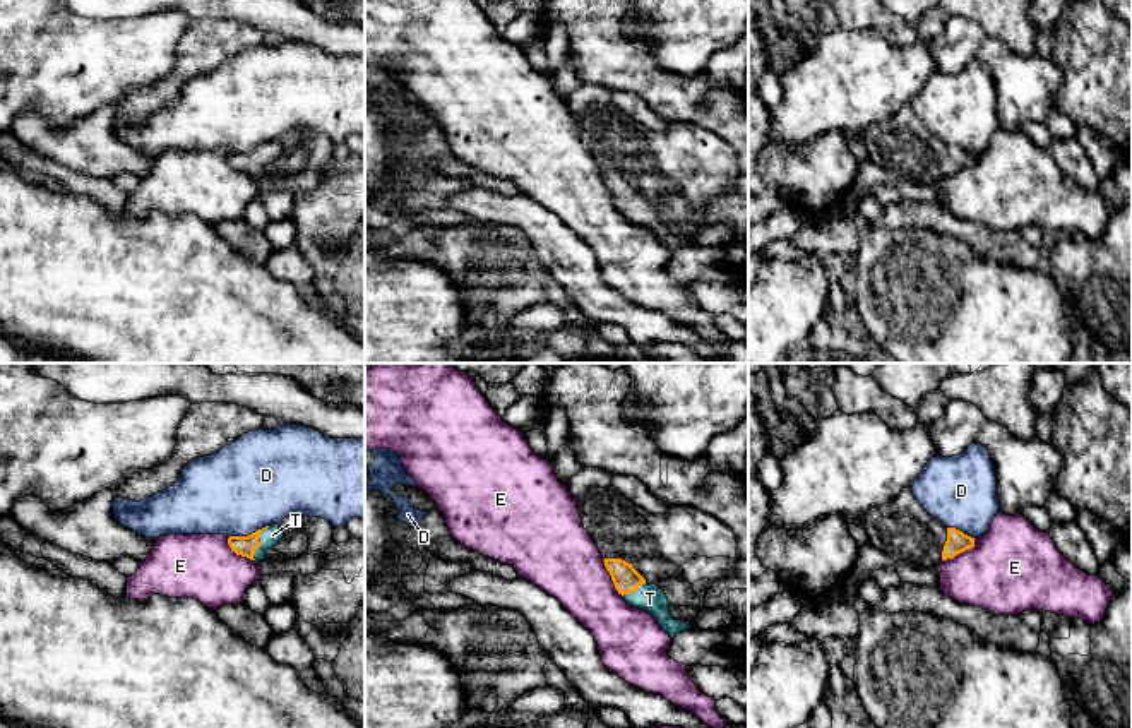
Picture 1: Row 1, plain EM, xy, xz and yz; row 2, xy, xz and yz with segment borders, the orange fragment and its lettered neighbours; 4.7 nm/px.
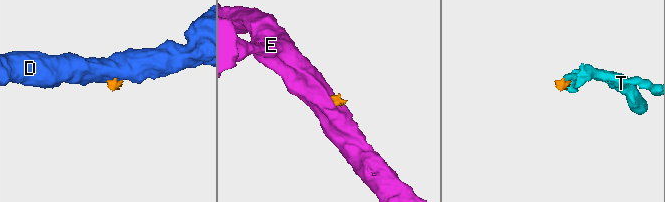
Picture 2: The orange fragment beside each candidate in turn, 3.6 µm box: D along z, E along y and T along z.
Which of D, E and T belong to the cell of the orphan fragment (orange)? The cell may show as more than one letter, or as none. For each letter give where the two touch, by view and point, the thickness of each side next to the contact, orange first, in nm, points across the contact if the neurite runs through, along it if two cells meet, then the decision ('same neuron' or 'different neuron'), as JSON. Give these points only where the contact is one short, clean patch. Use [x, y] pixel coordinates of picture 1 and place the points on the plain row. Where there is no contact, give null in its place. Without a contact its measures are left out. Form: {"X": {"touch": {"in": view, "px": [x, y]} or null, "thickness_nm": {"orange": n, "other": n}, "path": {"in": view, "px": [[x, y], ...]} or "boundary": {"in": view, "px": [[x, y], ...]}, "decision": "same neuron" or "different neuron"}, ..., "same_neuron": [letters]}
{"D": {"touch": {"in": "xy", "px": [249, 151]}, "thickness_nm": {"orange": 100, "other": 420}, "boundary": {"in": "xy", "px": [[268, 141], [247, 151], [232, 151], [228, 155]]}, "decision": "different neuron"}, "E": {"touch": {"in": "yz", "px": [961, 168]}, "thickness_nm": {"orange": 100, "other": 400}, "boundary": {"in": "yz", "px": [[975, 155], [970, 165], [942, 177]]}, "decision": "different neuron"}, "T": {"touch": {"in": "xy", "px": [259, 158]}, "thickness_nm": {"orange": 100, "other": 90}, "path": {"in": "xy", "px": [[242, 161], [259, 158], [273, 151]]}, "decision": "same neuron"}, "same_neuron": ["T"]}

